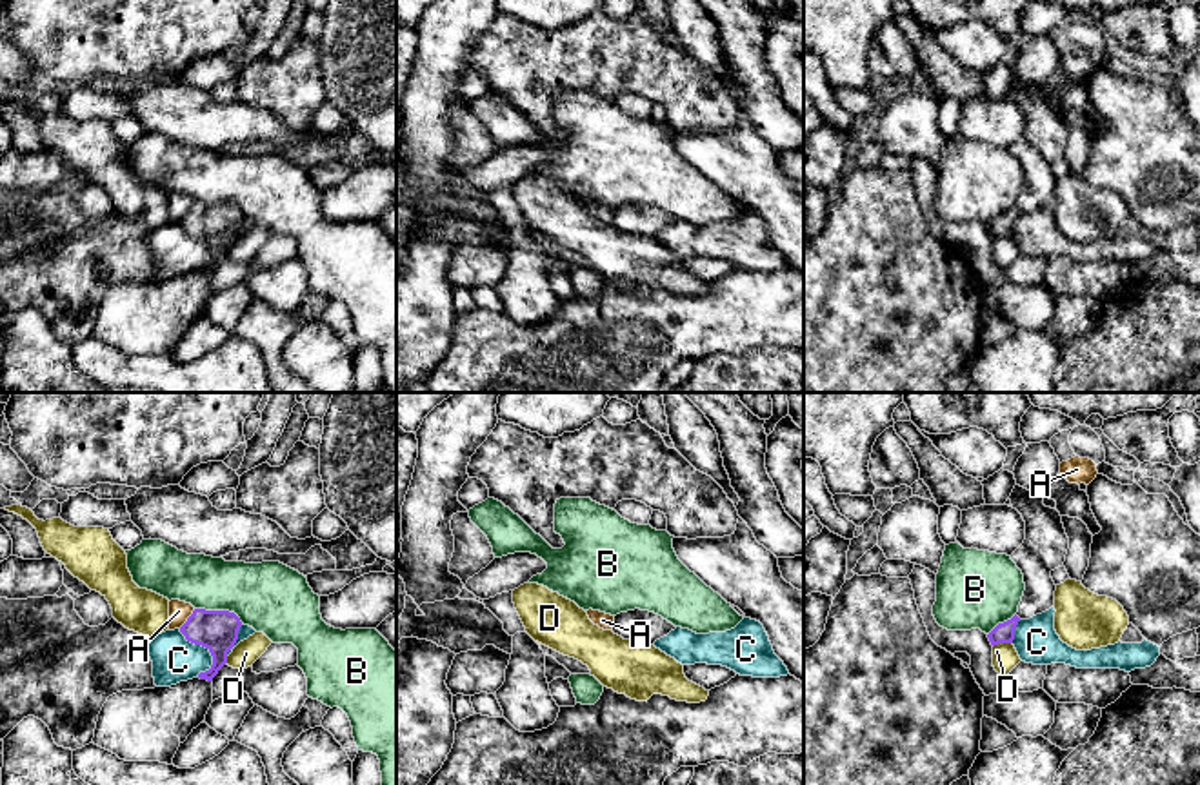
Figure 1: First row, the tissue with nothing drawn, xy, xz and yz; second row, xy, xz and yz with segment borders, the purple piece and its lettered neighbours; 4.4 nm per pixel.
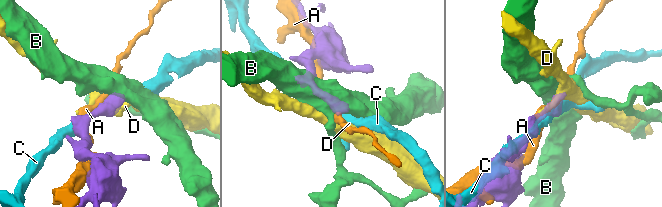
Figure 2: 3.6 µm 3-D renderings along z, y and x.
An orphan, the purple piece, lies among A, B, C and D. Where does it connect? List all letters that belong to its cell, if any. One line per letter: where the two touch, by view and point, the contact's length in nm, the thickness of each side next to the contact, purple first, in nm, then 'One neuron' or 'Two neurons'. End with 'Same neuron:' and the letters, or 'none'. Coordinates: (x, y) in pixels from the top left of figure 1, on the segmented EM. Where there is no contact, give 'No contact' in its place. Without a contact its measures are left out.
A: Touches purple at xy (188, 618). Shared border 120 nm. Thickness 180 nm (purple) against 100 nm. Two neurons
B: Touches purple at xy (219, 611). Shared border 220 nm. Thickness 180 nm (purple) against 320 nm. Two neurons
C: Touches purple at xy (210, 651). Shared border 240 nm. Thickness 180 nm (purple) against 200 nm. Two neurons
D: Touches purple at yz (1002, 642). Shared border 90 nm. Thickness 100 nm (purple) against 110 nm. Two neurons
Same neuron: none

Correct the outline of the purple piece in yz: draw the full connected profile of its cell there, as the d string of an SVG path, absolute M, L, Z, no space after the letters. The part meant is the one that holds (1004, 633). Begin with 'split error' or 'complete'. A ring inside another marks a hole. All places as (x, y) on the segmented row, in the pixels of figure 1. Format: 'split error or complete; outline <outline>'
split error; outline M1015 485L1007 500L1025 522L1025 540L1011 554L1024 574L1025 591L1018 612L987 634L993 647L1013 643L1020 620L1029 620L1055 605L1056 585L1051 572L1064 565L1069 549L1062 516L1056 509L1044 505L1044 496Z

